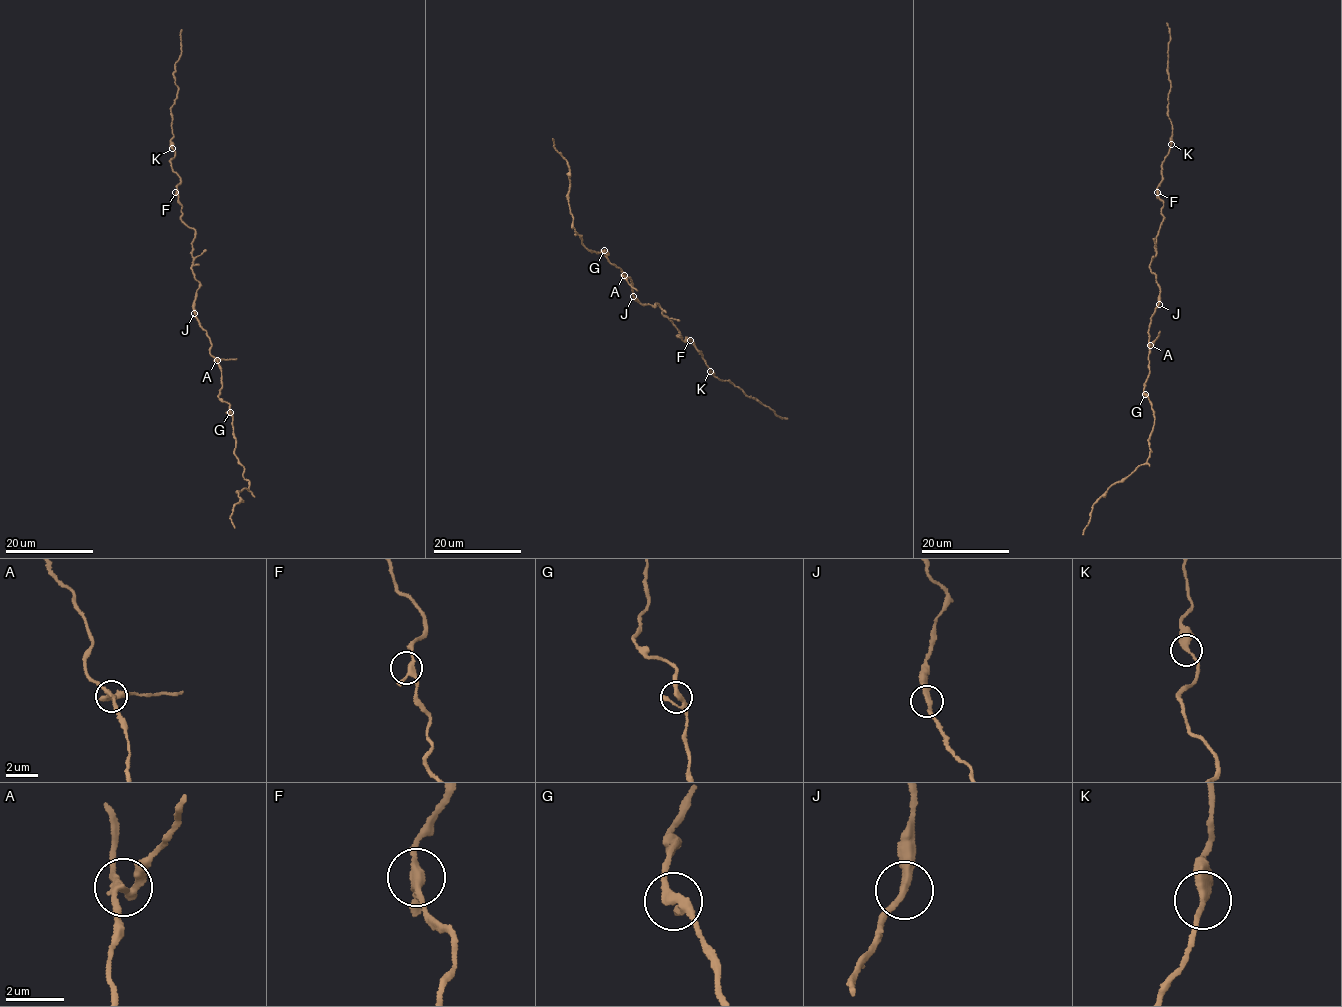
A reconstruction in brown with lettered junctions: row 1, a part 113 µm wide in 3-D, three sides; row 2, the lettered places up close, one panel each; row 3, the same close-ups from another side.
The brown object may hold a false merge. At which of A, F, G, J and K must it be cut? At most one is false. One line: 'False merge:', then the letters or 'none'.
False merge: A

